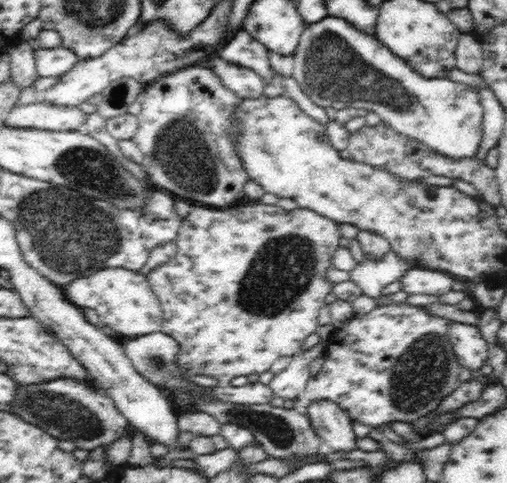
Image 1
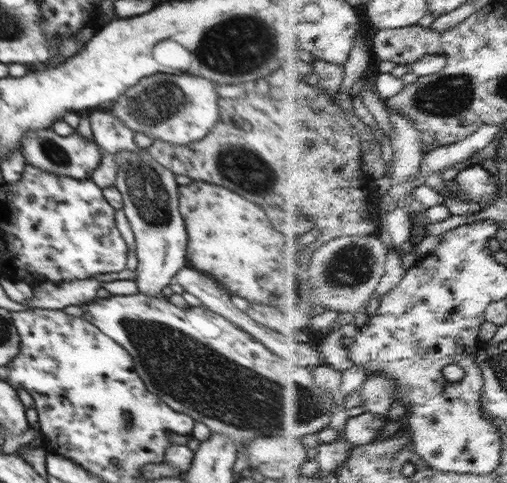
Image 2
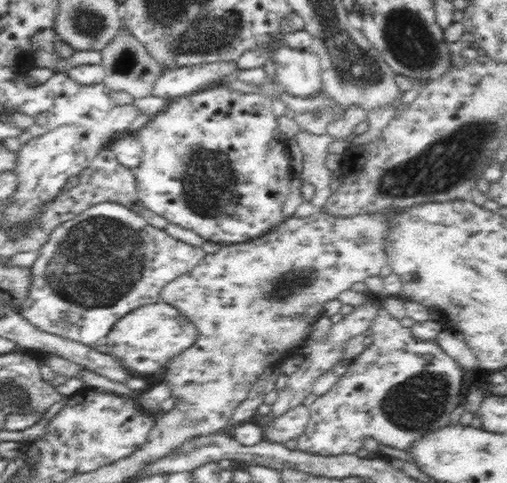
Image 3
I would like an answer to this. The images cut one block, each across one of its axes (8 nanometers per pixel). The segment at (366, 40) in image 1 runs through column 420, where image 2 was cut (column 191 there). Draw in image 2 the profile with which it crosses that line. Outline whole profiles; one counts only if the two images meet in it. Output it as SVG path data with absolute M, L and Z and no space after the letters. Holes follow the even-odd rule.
M156 73L128 87L107 108L130 131L170 144L191 144L202 140L218 123L219 98L214 82L203 76Z

